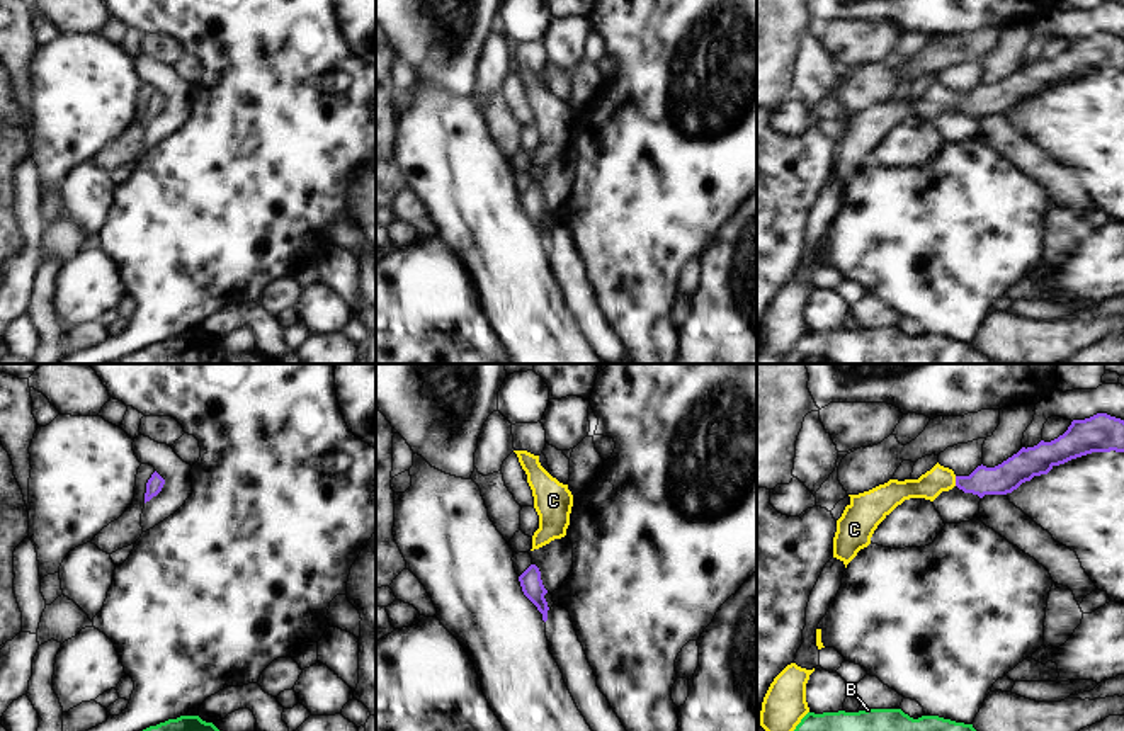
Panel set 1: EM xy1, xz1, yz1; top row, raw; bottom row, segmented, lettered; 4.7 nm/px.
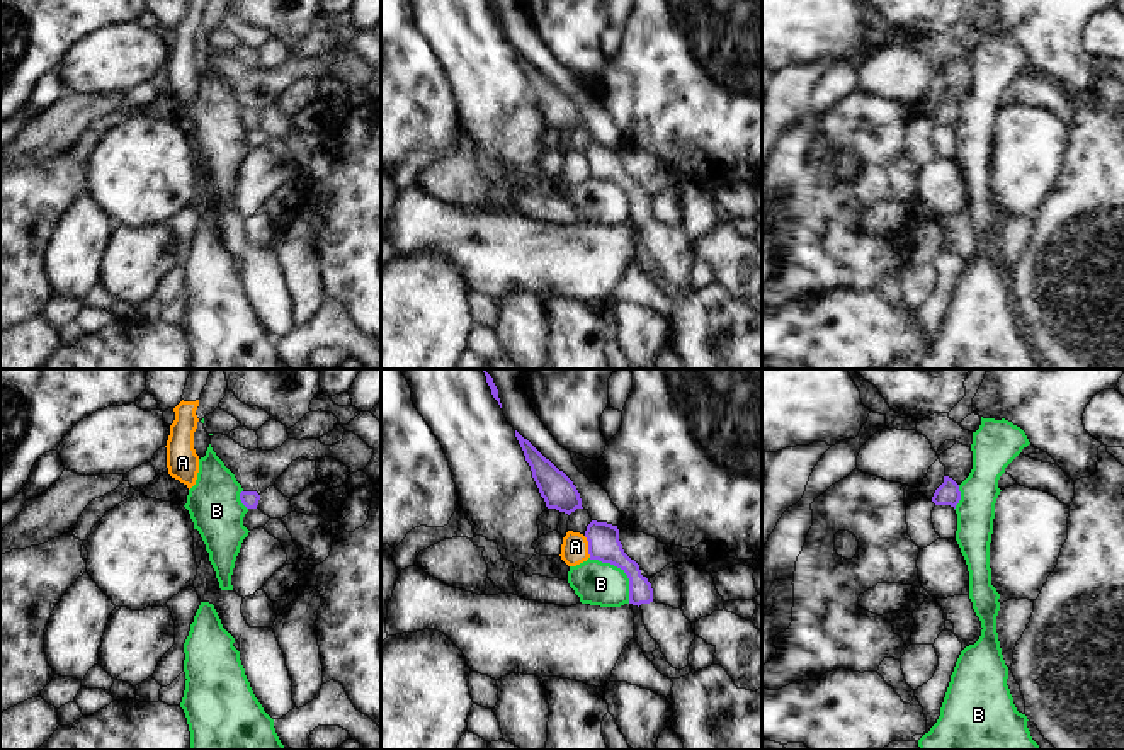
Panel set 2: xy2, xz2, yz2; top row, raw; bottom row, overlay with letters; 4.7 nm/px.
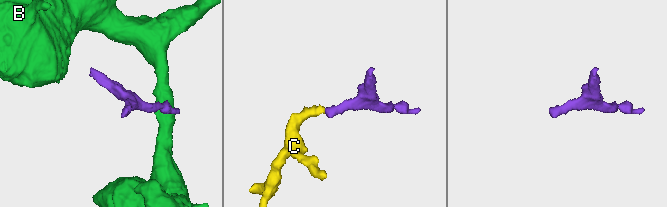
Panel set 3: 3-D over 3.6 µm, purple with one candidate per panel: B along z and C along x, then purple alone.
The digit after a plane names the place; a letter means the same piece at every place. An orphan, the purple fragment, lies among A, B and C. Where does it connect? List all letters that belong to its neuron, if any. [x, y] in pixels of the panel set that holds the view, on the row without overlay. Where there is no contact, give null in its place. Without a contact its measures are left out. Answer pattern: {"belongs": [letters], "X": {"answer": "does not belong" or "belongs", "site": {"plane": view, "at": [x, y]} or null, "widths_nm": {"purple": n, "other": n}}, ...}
{"belongs": ["C"], "A": {"answer": "does not belong", "site": {"plane": "xz2", "at": [589, 165]}, "widths_nm": {"purple": 150, "other": 130}}, "B": {"answer": "does not belong", "site": {"plane": "xz2", "at": [621, 187]}, "widths_nm": {"purple": 150, "other": 200}}, "C": {"answer": "belongs", "site": {"plane": "yz1", "at": [956, 101]}, "widths_nm": {"purple": 140, "other": 120}}}

